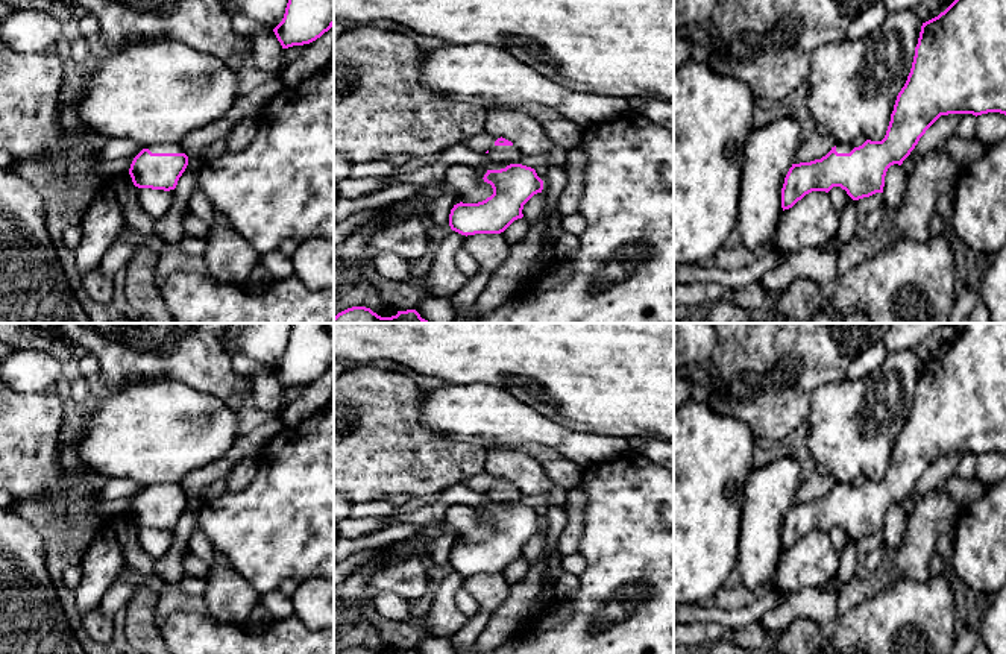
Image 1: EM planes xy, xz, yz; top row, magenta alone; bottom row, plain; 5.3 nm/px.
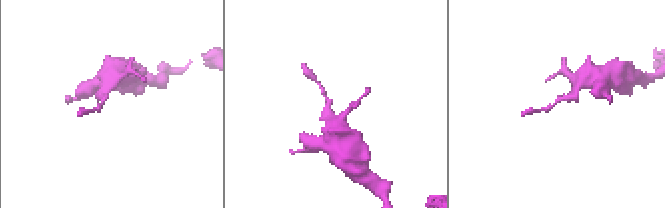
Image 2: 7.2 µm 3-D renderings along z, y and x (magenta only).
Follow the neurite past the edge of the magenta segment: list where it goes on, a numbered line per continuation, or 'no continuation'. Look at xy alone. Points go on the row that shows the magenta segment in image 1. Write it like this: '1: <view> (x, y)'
1: xy (160, 147)

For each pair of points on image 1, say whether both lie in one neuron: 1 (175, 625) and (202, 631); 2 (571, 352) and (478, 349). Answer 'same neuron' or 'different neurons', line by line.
1: same neuron
2: same neuron

